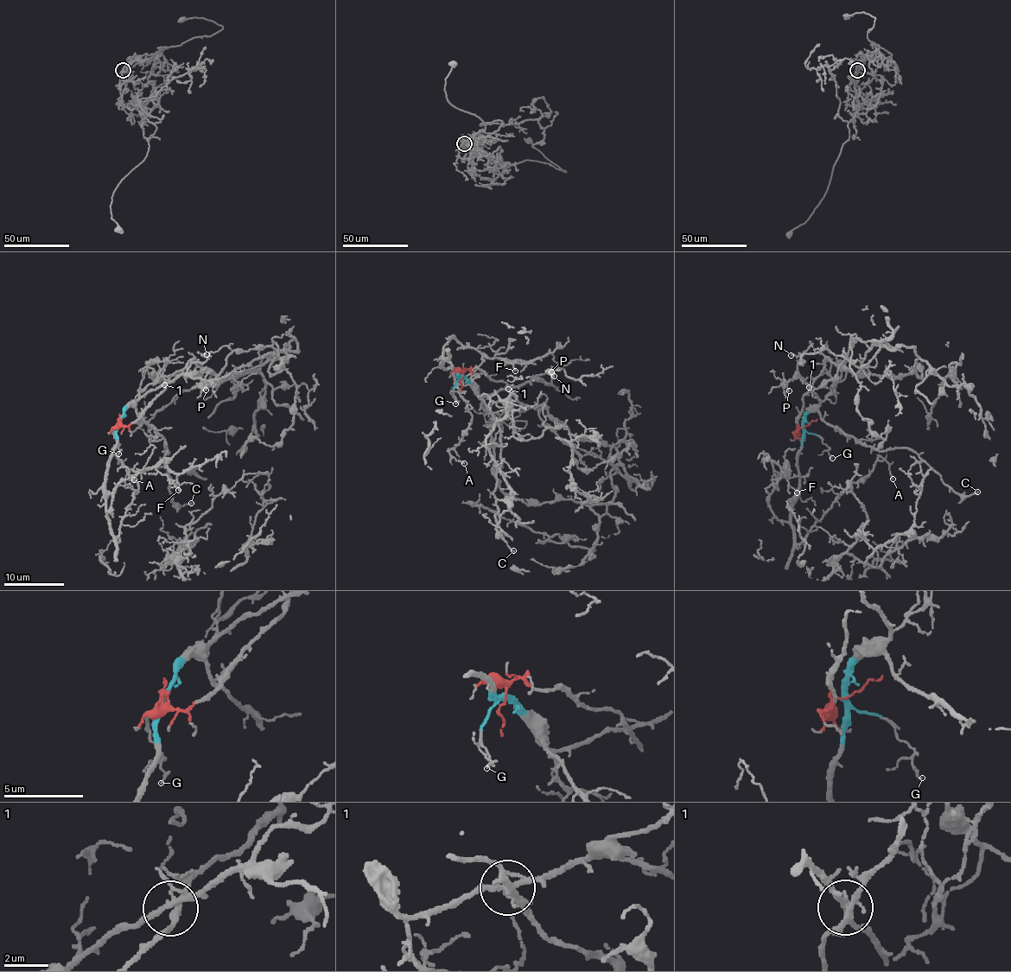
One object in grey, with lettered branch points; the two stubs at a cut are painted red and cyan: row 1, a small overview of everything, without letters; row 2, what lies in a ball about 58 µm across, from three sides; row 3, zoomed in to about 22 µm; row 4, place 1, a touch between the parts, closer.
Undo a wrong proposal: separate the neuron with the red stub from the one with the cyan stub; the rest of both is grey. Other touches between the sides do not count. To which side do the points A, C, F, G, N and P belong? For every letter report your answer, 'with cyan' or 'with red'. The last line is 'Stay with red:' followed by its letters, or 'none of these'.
A: with cyan
C: with cyan
F: with cyan
G: with cyan
N: with cyan
P: with cyan
Stay with red: none of these

